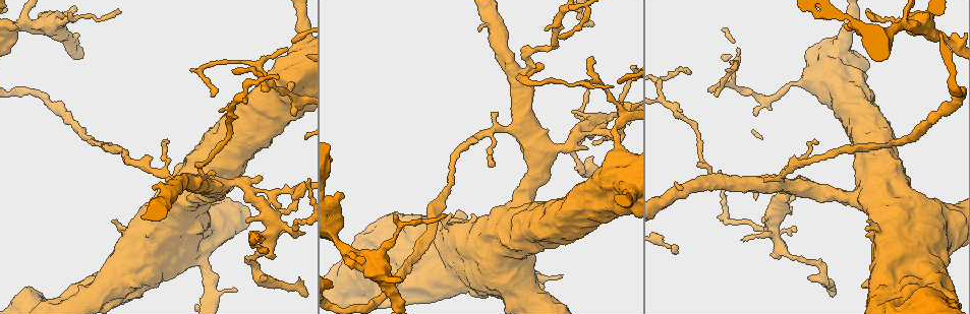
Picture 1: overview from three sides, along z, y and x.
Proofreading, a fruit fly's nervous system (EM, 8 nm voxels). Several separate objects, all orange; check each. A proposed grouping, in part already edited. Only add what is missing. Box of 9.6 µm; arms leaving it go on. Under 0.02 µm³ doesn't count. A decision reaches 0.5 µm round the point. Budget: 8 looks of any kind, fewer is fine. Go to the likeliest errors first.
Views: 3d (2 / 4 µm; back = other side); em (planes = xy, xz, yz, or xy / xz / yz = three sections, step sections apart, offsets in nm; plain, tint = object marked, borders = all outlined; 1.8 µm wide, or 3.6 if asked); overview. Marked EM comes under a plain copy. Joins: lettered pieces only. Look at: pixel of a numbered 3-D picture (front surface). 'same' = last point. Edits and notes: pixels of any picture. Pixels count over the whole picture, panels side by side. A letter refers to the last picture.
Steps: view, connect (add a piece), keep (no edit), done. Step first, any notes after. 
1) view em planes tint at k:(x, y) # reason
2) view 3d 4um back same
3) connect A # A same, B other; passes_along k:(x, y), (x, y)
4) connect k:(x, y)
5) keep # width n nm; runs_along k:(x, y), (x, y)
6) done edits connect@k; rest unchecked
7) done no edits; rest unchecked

view em planes borders at 1:(870, 222)

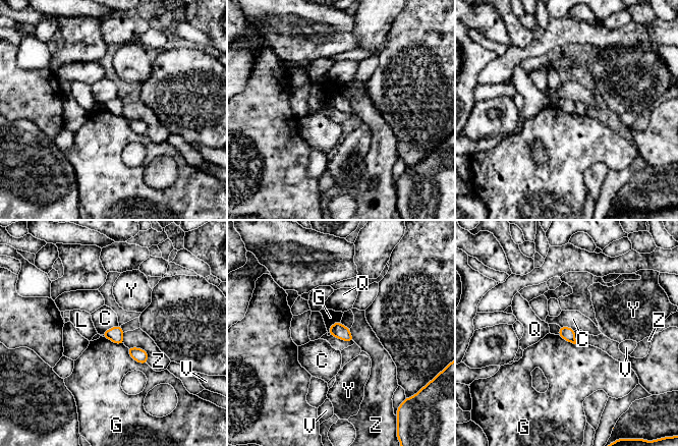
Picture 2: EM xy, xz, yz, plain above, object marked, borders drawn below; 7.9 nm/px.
keep # C other, G other, L other, Q other, V other, Y other, Z other; border 2:(126, 347), (132, 358), (146, 364); no lettered piece goes on from it

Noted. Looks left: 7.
view em planes borders at 1:(15, 26) # stops while still wide

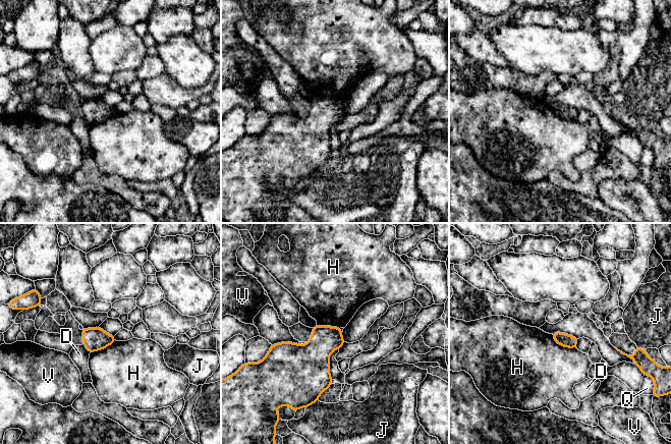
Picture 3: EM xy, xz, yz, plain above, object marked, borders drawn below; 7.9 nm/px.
keep # D other, H other, J other, Q other, V other; border 3:(551, 334), (559, 344), (575, 348); none of them fits

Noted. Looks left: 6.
view 3d 2um back at 1:(293, 199) # tapers out

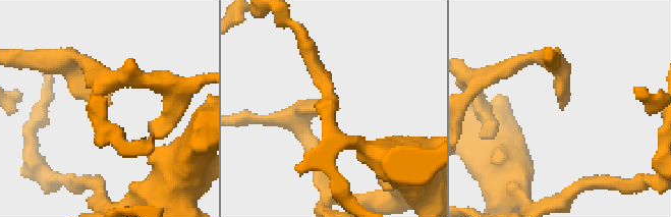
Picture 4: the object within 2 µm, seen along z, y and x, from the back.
view em yz step 16 tint at 4:(111, 104) # shape alone is not enough

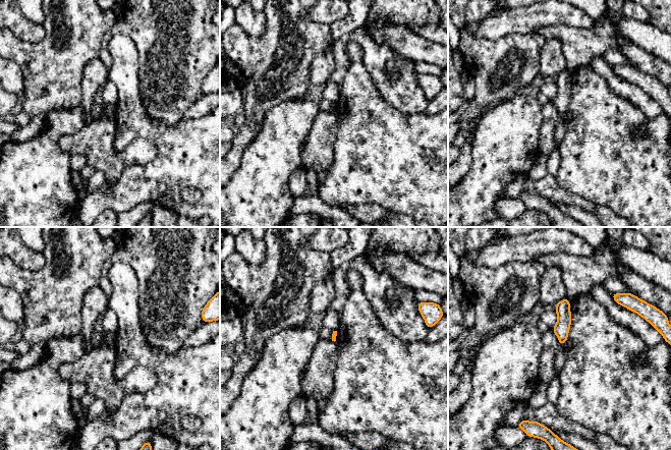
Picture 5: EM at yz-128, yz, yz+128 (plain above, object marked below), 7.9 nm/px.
view em planes borders same # cut it another way

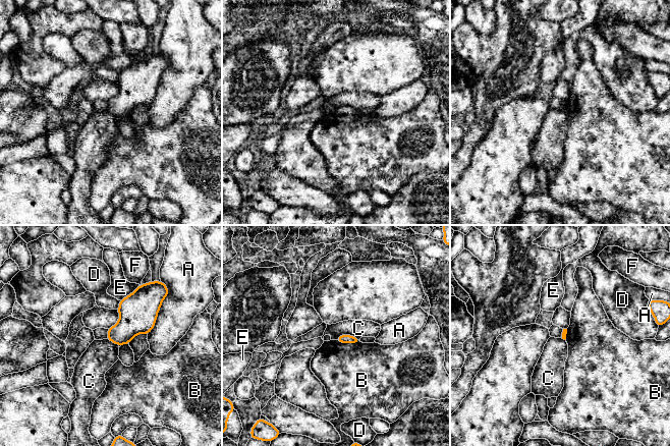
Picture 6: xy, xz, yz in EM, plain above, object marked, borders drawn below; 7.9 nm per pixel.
keep # longest_contact A 320 nm; A other, B other, C other, D other, E other, F other; none of them fits

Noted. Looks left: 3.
done no edits; rest unchecked

